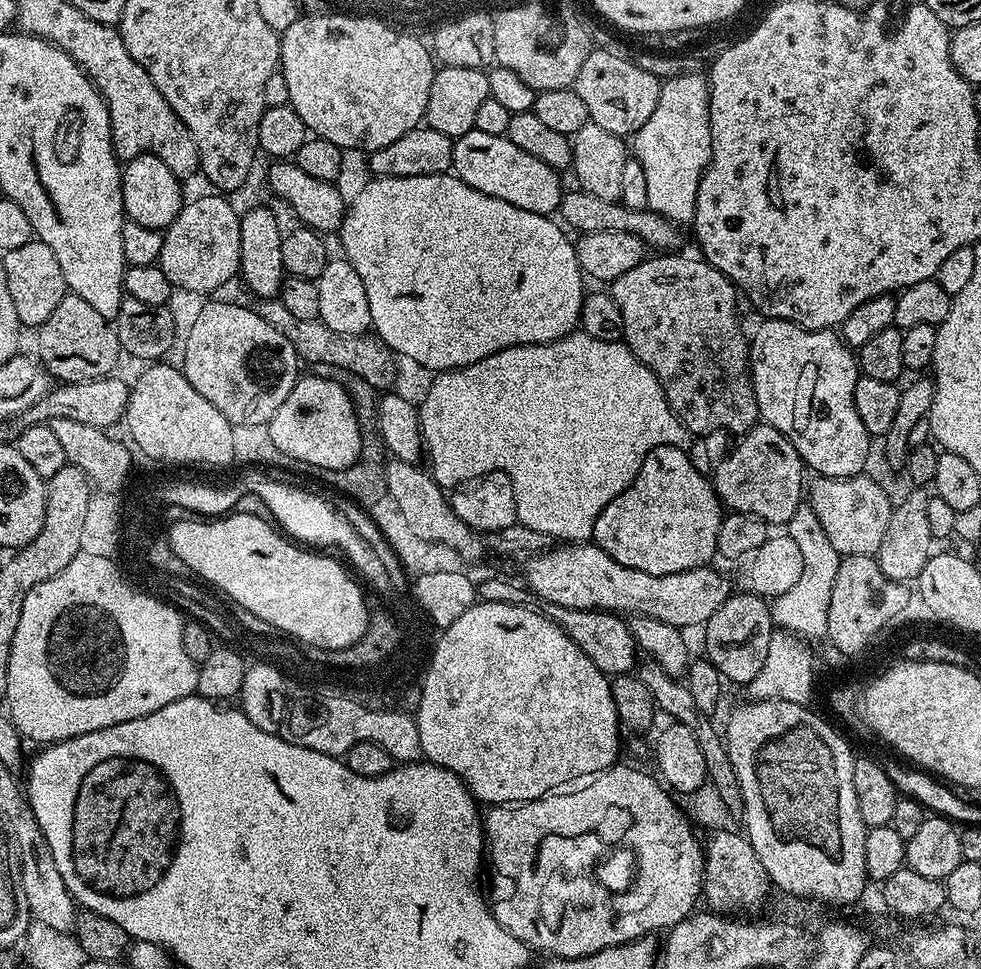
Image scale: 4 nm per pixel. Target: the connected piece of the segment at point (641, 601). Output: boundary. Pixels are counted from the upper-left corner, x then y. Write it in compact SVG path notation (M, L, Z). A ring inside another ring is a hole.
M564 542L552 546L547 551L529 555L524 568L524 576L528 584L541 596L544 604L557 604L563 608L594 608L611 610L617 614L635 614L646 618L658 618L658 622L666 622L681 630L699 629L722 606L722 602L732 594L729 582L712 566L691 568L678 574L646 574L646 570L634 570L630 566L622 566L622 562L614 562L606 550L602 550L595 542Z

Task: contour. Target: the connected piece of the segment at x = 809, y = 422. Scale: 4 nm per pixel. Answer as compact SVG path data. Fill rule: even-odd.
M764 318L759 322L756 333L750 336L748 366L760 420L780 431L817 477L846 480L861 475L873 437L869 436L866 426L862 426L862 418L858 418L854 406L854 386L862 375L857 353L841 340L839 331L830 328L815 332L785 320Z

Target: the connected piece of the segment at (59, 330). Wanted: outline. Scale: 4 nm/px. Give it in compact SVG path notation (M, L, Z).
M66 294L54 314L46 318L46 322L38 329L40 335L40 356L38 360L46 369L49 377L66 384L77 384L87 380L101 380L109 375L115 359L122 349L117 329L90 302L82 298Z

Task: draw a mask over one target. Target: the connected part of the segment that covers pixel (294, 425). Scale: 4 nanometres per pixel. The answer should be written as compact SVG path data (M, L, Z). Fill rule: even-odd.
M301 375L266 427L281 457L289 456L317 470L342 470L360 456L359 418L346 390L330 378Z

